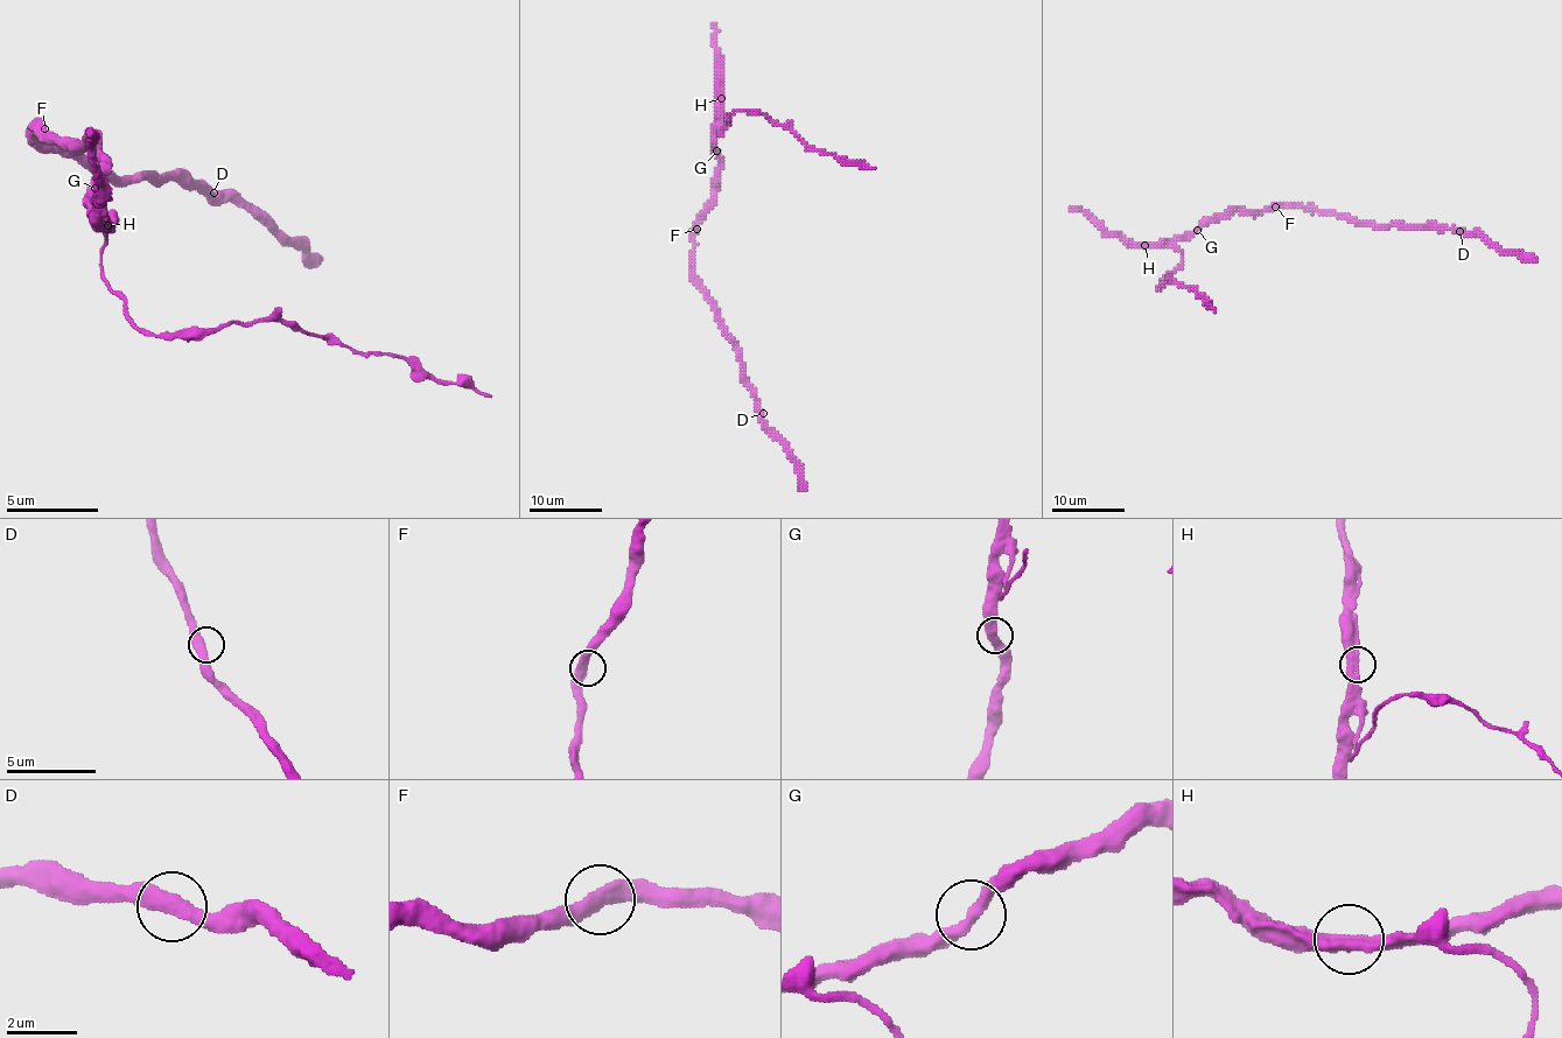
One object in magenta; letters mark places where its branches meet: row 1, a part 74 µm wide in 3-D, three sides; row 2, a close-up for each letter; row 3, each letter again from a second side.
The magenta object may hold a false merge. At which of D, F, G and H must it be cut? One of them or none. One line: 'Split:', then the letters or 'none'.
Split: none

